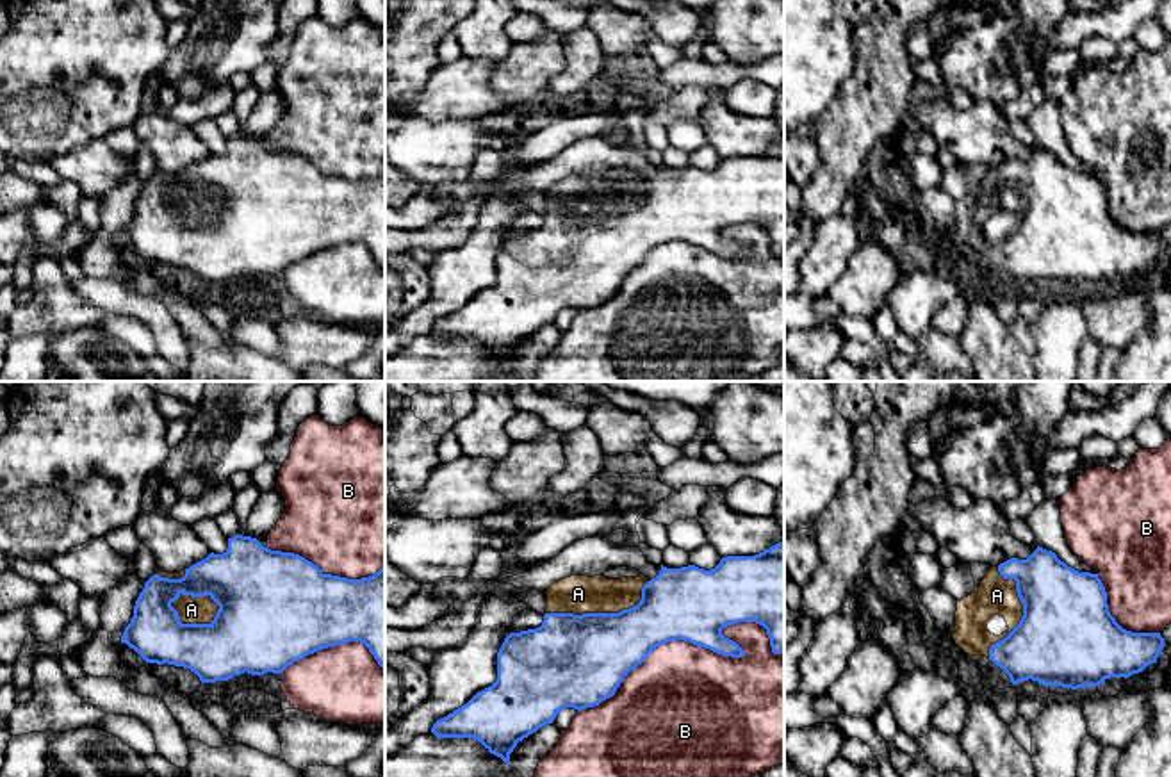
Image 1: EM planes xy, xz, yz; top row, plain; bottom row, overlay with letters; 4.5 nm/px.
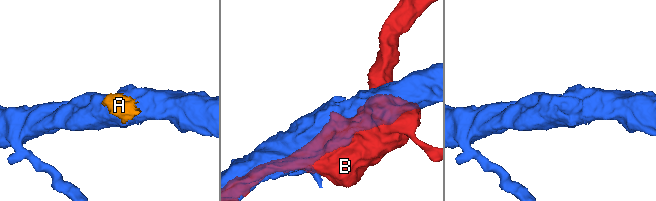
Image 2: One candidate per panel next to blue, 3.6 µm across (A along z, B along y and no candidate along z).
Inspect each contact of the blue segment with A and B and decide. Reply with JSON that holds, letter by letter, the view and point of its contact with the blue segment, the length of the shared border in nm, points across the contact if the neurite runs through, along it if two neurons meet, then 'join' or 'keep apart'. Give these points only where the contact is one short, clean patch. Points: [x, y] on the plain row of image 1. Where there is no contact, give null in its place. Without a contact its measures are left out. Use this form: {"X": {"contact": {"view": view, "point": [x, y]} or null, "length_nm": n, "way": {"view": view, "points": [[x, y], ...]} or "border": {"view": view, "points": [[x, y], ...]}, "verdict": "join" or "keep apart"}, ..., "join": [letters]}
{"A": {"contact": {"view": "xz", "point": [603, 214]}, "length_nm": 500, "verdict": "join"}, "B": {"contact": {"view": "xz", "point": [710, 250]}, "length_nm": 950, "verdict": "keep apart"}, "join": ["A"]}

